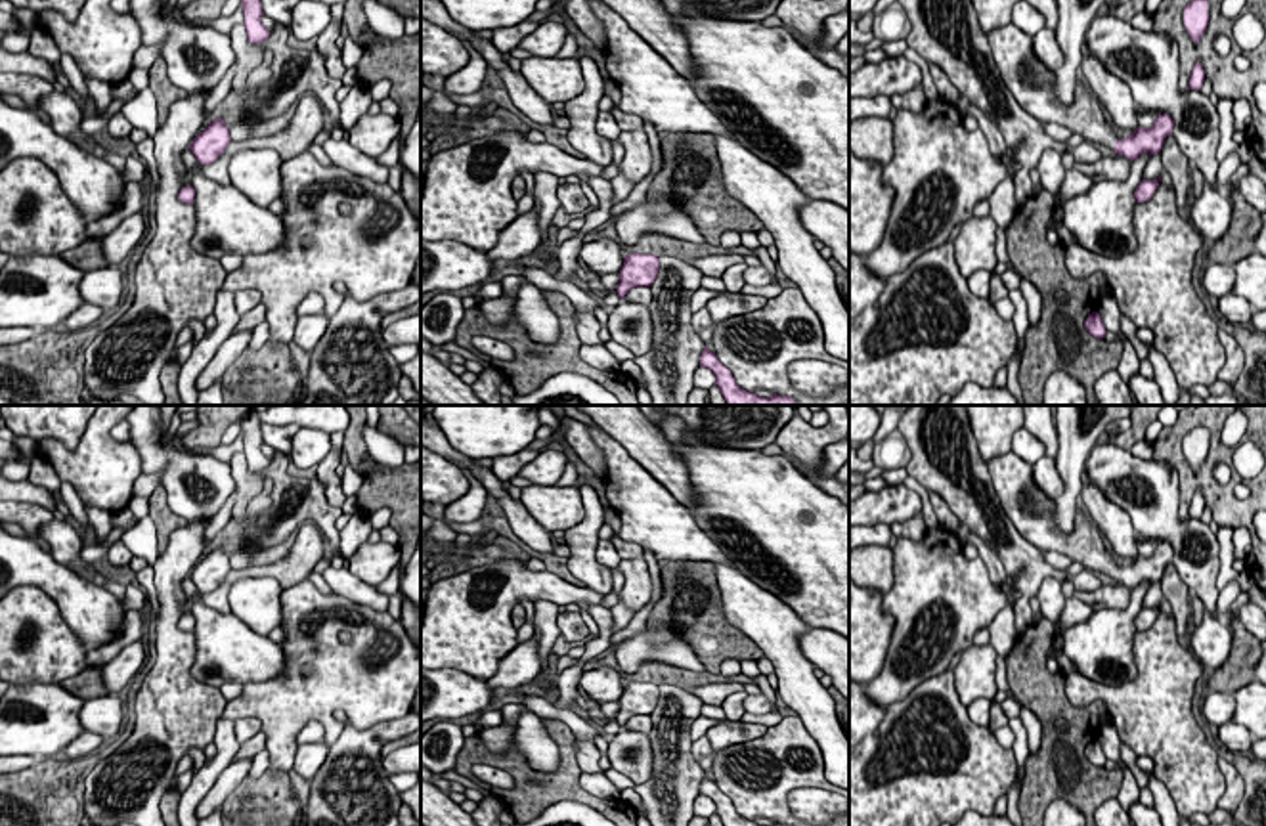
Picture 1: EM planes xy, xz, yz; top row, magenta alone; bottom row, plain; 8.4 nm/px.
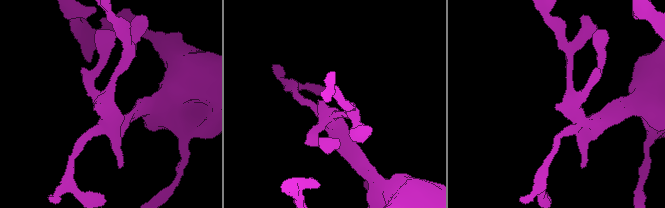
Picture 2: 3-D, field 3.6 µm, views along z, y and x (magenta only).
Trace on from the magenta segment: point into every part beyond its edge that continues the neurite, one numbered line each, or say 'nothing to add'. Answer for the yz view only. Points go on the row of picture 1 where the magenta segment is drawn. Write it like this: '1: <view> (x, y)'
1: yz (1033, 86)

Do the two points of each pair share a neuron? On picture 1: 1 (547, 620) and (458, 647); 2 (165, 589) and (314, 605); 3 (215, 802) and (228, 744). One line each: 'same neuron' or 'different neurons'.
1: different neurons
2: different neurons
3: different neurons

